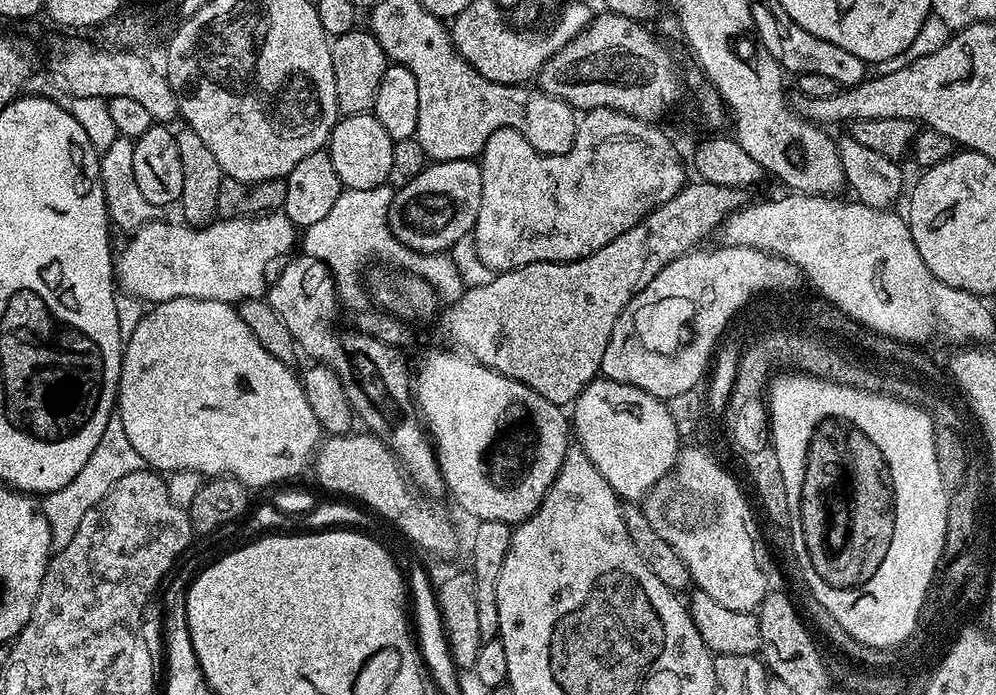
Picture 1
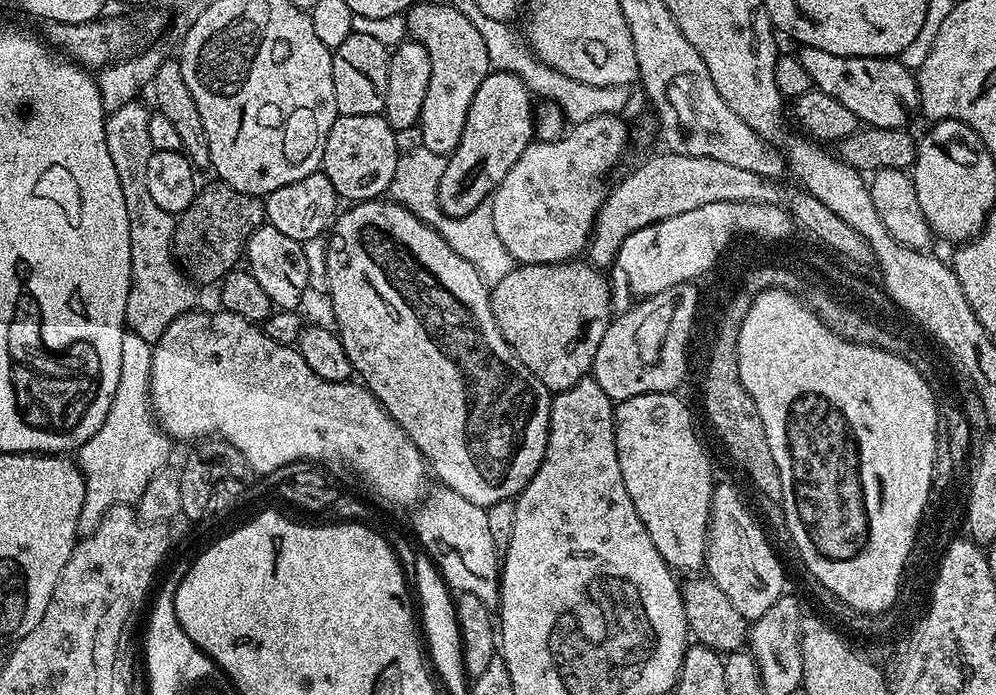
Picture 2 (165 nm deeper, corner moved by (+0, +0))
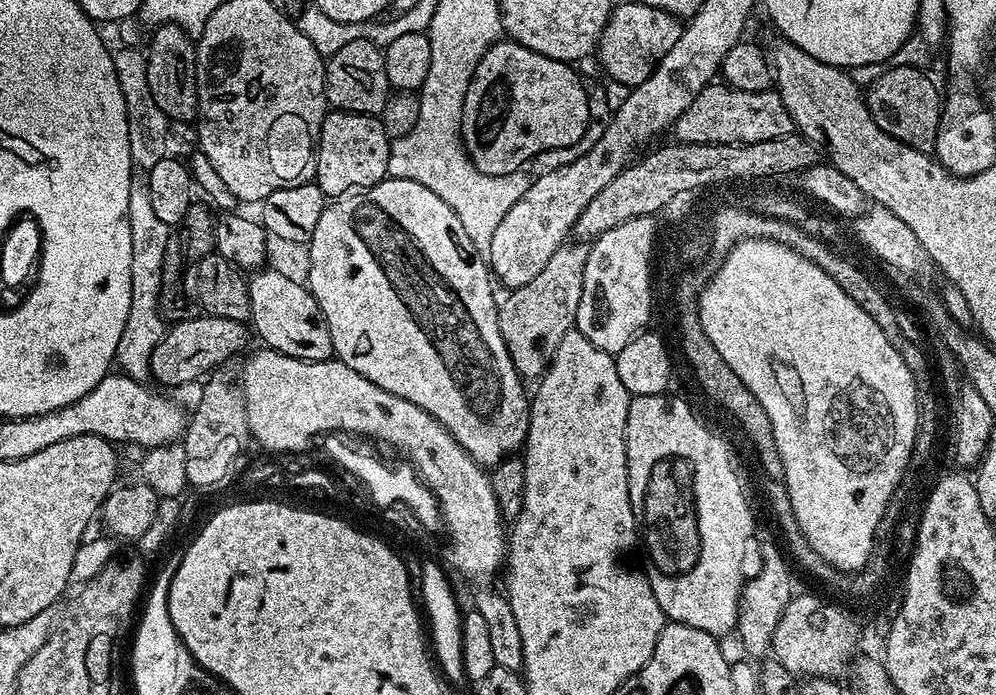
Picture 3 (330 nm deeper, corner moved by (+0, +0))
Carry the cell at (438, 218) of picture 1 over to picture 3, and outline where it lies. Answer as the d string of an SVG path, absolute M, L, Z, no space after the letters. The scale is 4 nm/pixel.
M511 38L486 50L466 90L460 127L468 157L482 174L519 173L540 151L568 147L583 137L589 89L572 68L571 63L546 58Z

